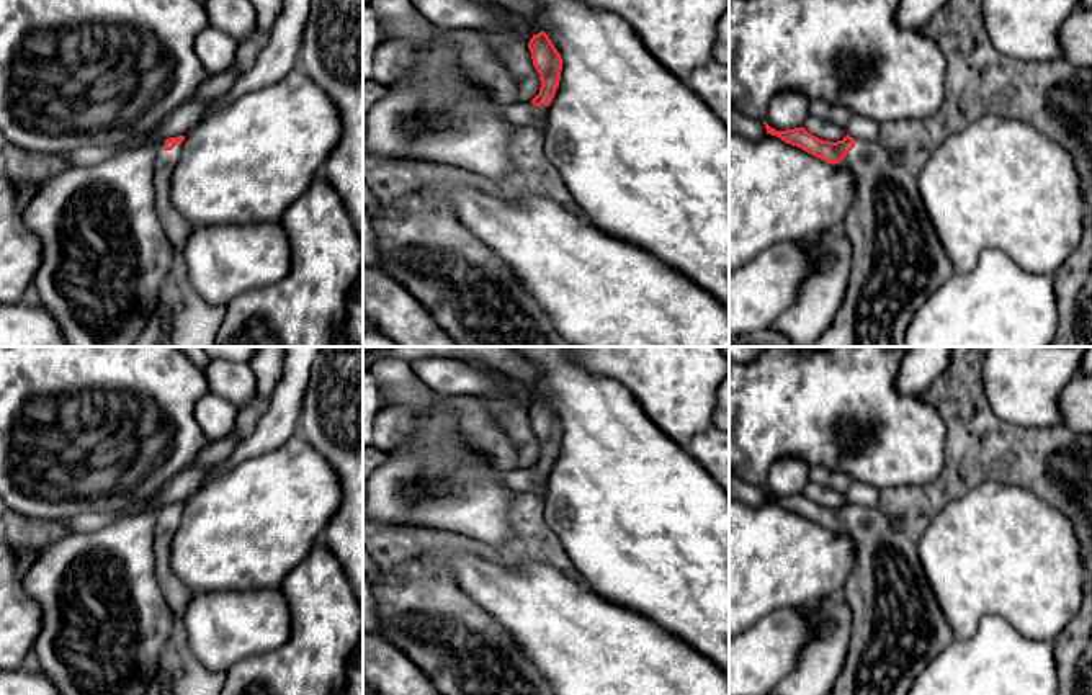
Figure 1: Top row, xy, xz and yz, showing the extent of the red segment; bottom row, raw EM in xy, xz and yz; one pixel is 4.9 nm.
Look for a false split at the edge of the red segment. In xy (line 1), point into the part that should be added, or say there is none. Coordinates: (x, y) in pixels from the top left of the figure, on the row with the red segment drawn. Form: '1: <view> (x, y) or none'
1: xy (182, 318)

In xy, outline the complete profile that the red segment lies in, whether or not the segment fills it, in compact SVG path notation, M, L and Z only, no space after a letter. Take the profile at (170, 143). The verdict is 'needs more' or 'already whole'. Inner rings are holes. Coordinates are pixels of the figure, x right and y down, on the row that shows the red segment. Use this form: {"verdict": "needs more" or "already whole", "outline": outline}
{"verdict": "needs more", "outline": "M185 136L170 137L155 154L155 209L173 247L173 263L160 288L159 306L132 347L214 347L214 337L227 311L222 304L209 304L203 299L186 276L181 252L195 226L177 211L170 196L183 141Z"}

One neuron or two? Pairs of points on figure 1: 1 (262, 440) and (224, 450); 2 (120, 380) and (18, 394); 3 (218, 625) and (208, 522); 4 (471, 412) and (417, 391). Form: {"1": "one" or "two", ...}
{"1": "two", "2": "one", "3": "two", "4": "two"}

